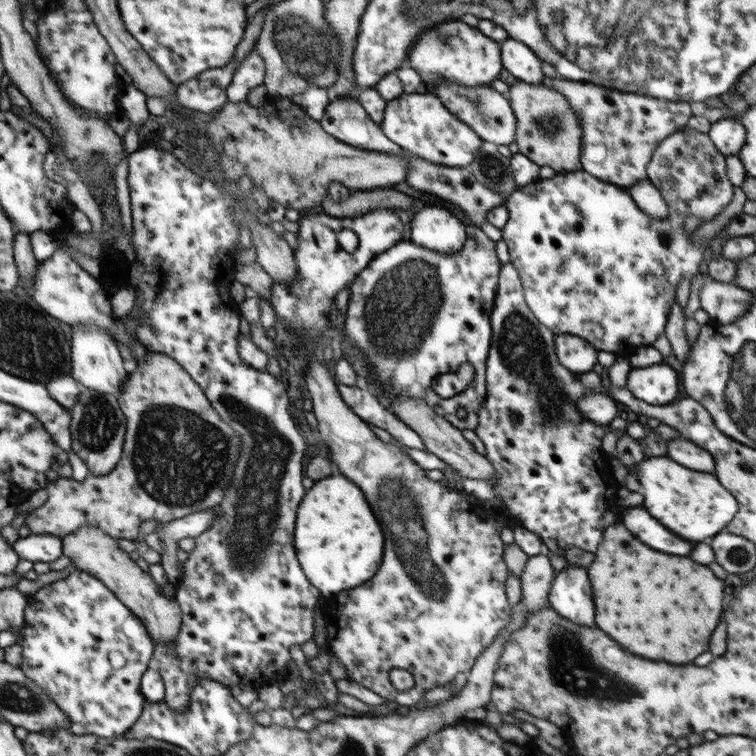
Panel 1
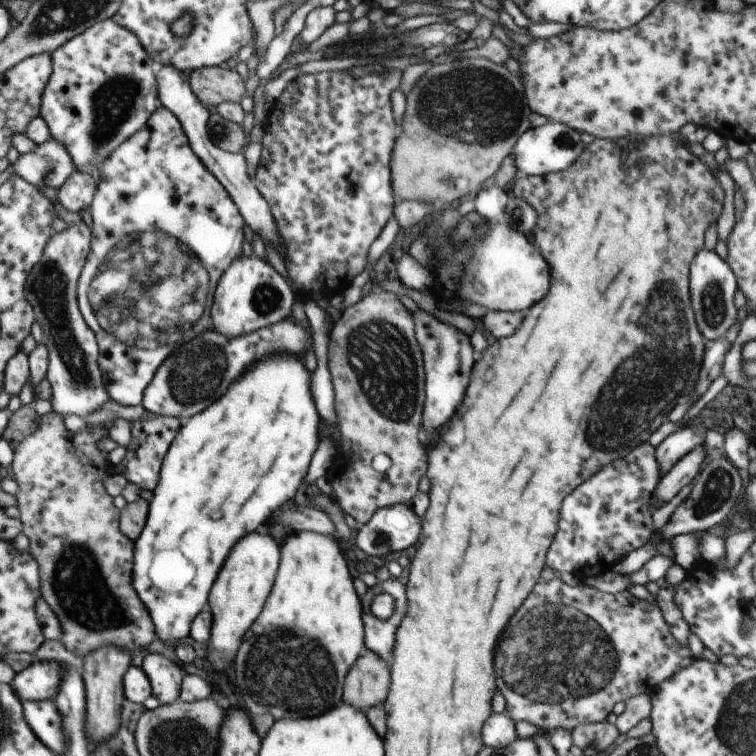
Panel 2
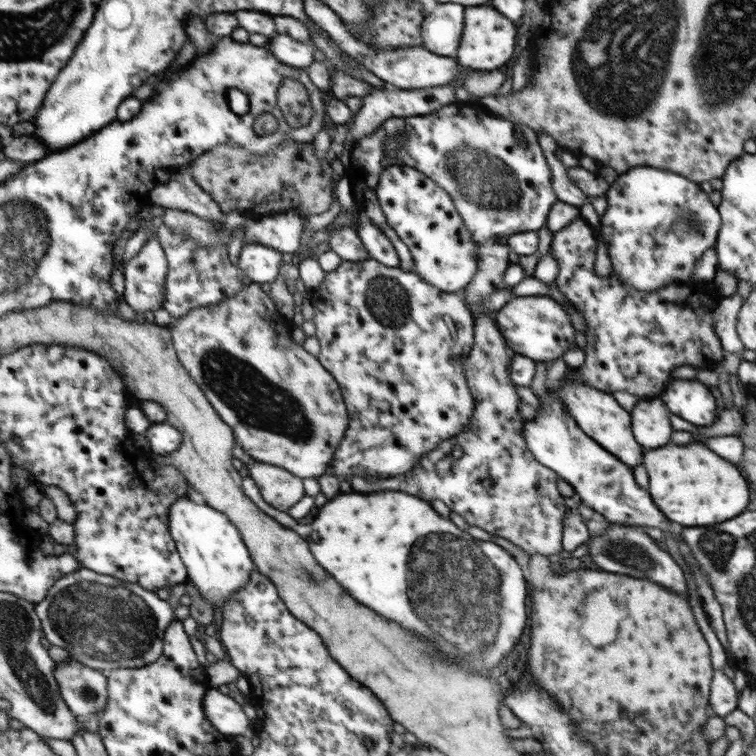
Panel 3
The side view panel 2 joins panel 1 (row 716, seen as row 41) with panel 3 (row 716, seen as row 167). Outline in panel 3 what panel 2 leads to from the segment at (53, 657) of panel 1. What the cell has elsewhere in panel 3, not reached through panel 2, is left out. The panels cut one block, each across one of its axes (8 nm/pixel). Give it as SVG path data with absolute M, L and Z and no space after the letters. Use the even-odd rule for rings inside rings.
M70 658L55 666L53 678L74 717L80 720L92 714L100 717L106 709L108 680L100 668L89 668Z

